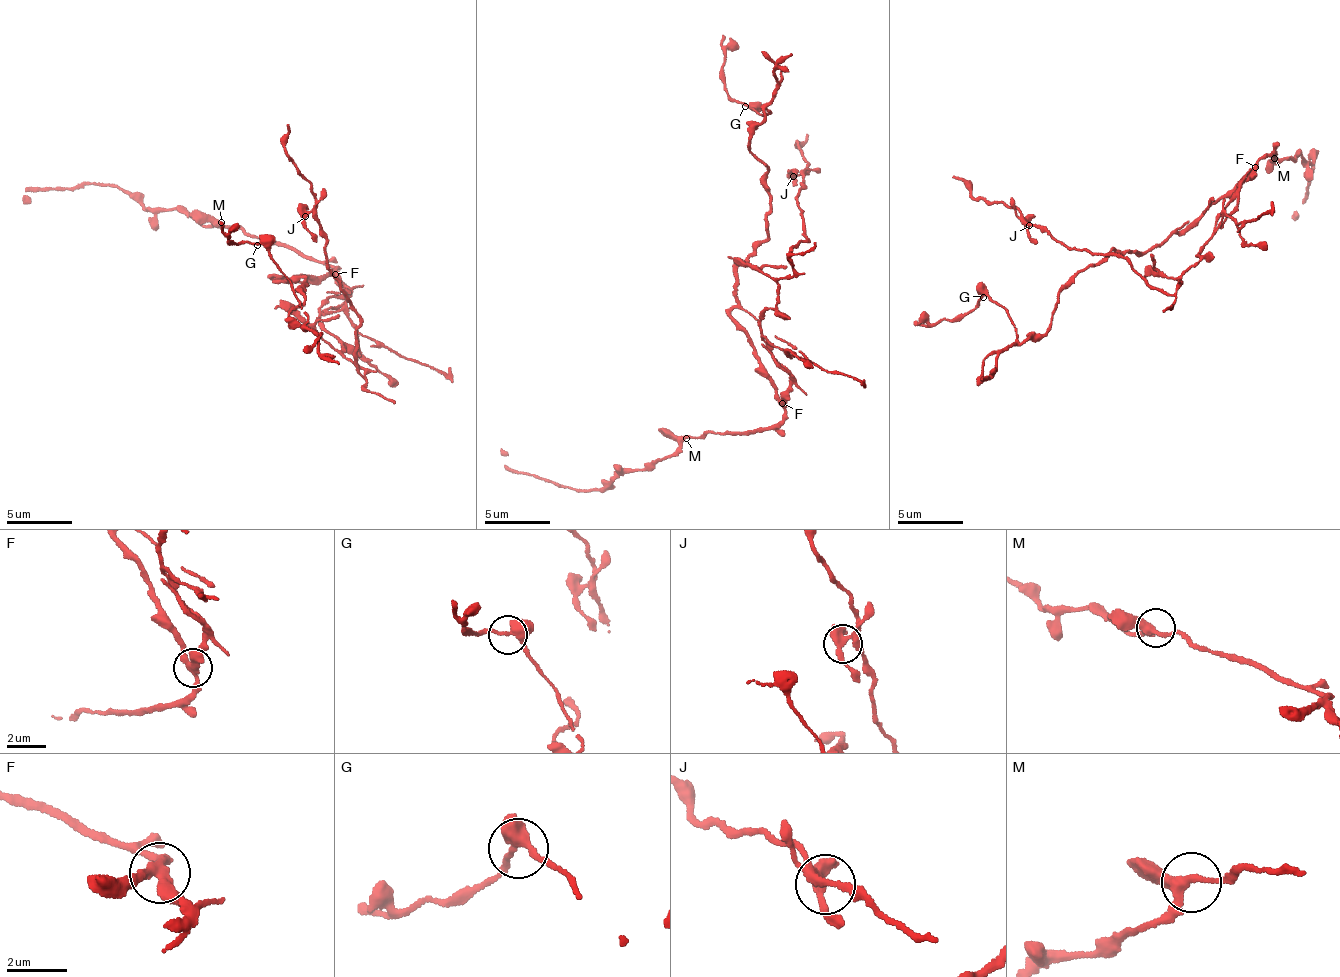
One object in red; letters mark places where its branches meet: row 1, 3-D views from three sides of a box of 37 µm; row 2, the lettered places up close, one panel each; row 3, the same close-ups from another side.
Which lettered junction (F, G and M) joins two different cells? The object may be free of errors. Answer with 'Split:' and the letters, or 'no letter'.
Split: F

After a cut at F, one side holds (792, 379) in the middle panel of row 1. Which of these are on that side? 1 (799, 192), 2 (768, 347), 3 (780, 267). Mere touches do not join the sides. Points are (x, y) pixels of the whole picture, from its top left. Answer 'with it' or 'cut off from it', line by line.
1: with it
2: with it
3: with it

